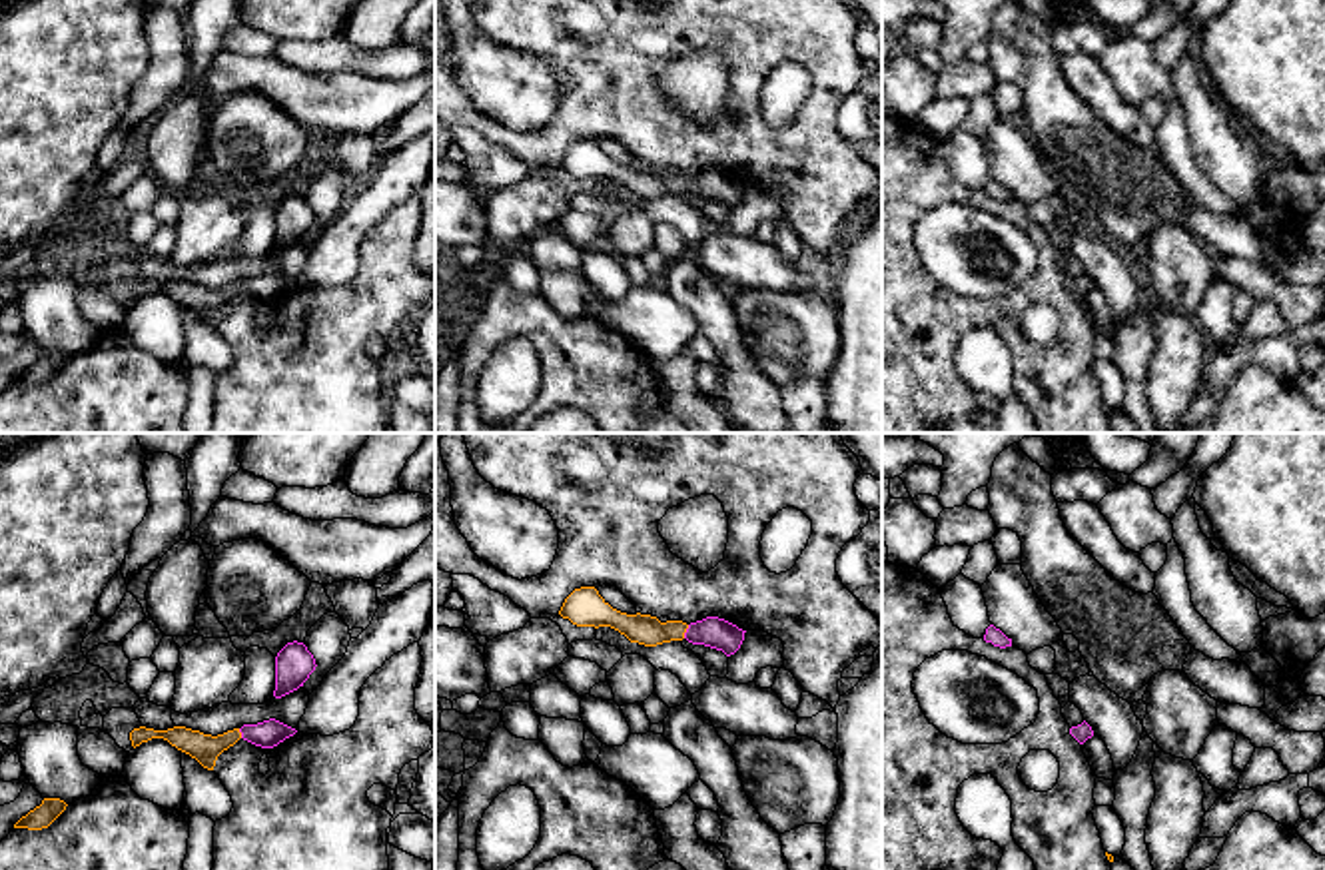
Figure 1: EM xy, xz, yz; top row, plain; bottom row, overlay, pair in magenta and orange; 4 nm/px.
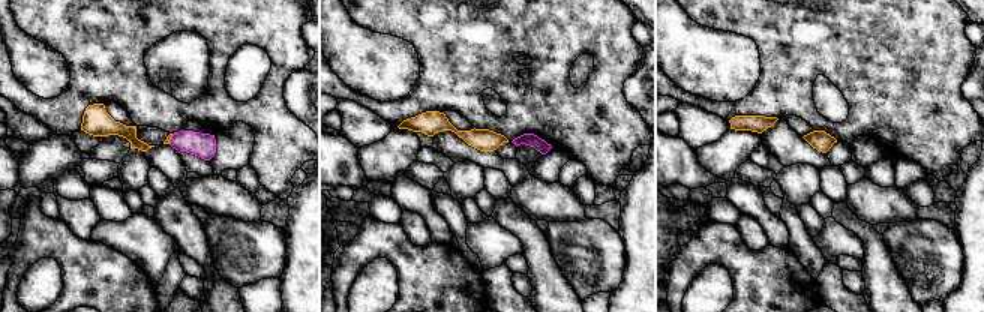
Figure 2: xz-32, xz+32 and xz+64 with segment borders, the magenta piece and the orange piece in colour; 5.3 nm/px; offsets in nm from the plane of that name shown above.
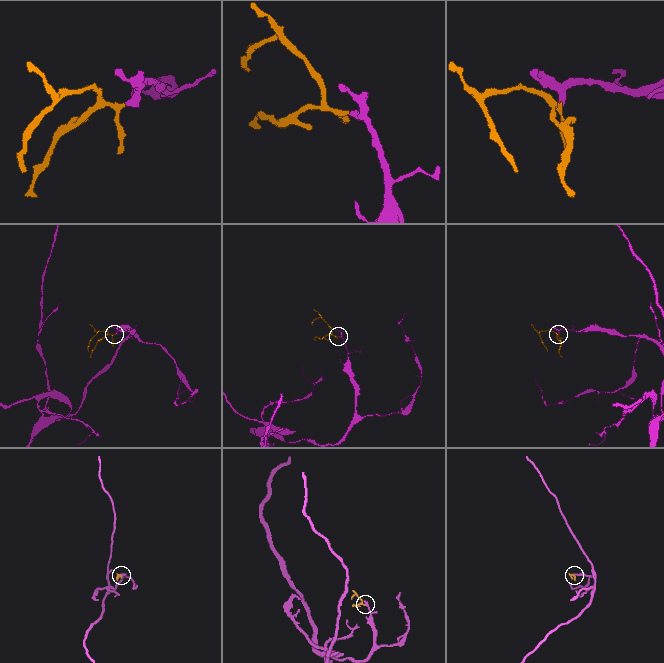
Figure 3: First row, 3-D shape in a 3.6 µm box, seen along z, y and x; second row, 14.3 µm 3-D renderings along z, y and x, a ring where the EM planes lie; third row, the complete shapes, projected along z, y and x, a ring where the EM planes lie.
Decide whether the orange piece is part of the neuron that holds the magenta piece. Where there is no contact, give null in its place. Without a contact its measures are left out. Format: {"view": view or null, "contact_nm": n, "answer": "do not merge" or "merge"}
{"view": "xz", "contact_nm": 60, "answer": "merge"}

